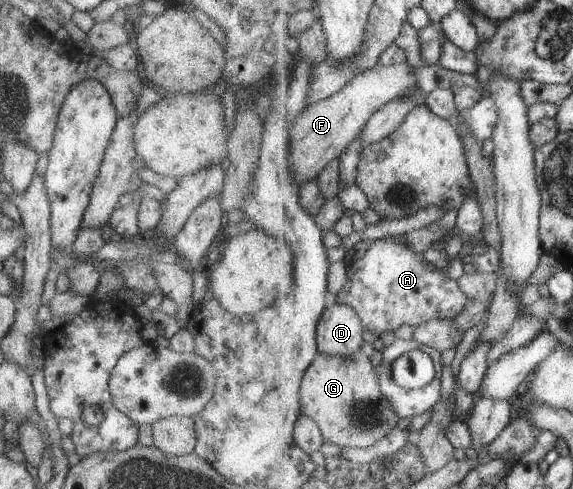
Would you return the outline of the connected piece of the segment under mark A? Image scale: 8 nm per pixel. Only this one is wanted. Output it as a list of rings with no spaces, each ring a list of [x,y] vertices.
[[[386,236],[373,241],[362,258],[348,265],[348,279],[332,301],[353,306],[360,314],[364,330],[378,337],[409,324],[413,328],[423,321],[454,319],[465,310],[468,294],[457,279],[447,278],[441,269],[431,266],[409,248],[405,236]]]

